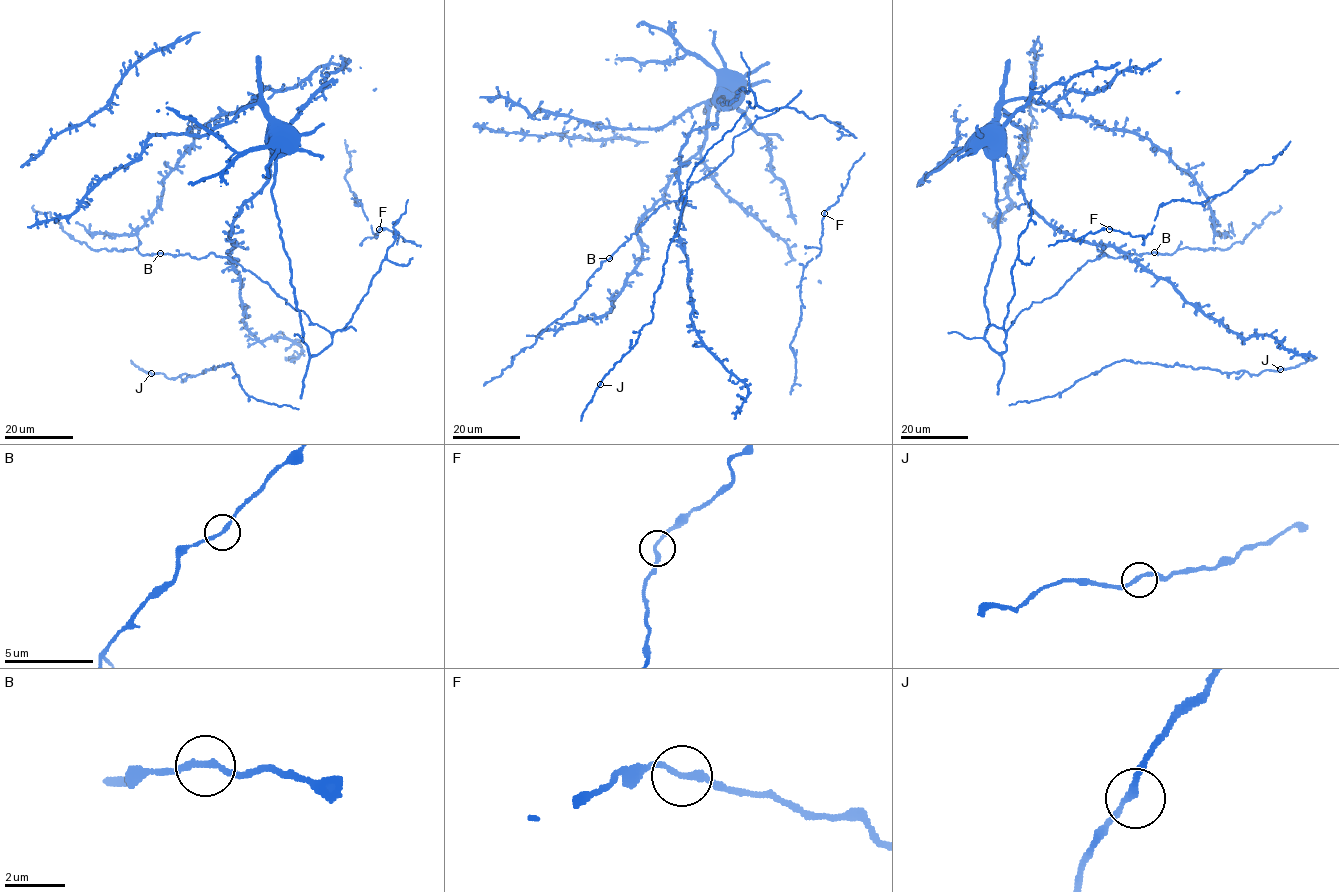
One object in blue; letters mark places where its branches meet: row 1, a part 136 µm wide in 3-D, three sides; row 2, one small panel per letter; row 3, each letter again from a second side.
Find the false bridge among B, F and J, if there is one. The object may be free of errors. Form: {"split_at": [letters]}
{"split_at": []}

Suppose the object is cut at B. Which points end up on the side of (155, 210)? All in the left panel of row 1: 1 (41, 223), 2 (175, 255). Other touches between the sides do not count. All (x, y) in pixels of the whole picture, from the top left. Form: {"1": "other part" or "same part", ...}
{"1": "same part", "2": "same part"}

